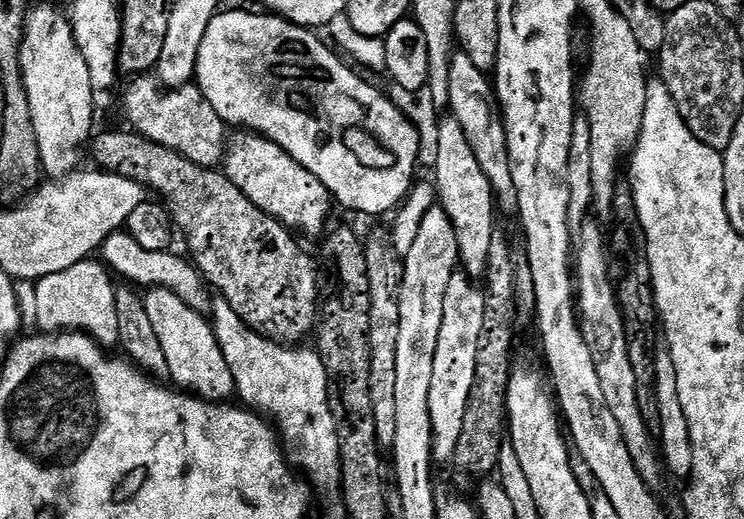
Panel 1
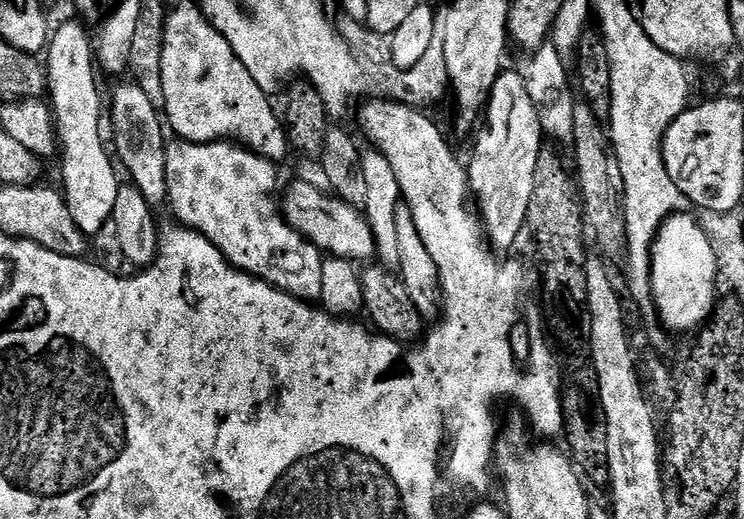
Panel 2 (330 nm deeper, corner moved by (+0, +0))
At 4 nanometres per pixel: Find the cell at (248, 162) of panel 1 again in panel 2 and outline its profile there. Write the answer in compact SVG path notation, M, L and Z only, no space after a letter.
M195 3L180 4L173 10L169 16L163 17L163 34L164 37L161 40L161 82L162 91L165 94L165 108L162 111L166 117L166 124L169 129L172 128L176 131L175 135L182 140L189 140L191 144L214 144L217 142L235 142L245 148L250 149L251 152L256 152L259 156L265 156L268 160L273 162L280 162L287 152L290 152L290 145L288 143L288 133L282 123L281 117L272 109L269 93L264 92L258 86L258 82L254 82L254 78L250 78L250 70L246 70L242 66L242 62L238 58L238 54L230 46L229 42L226 42L226 38L222 36L212 26L207 19L205 19L203 13Z

